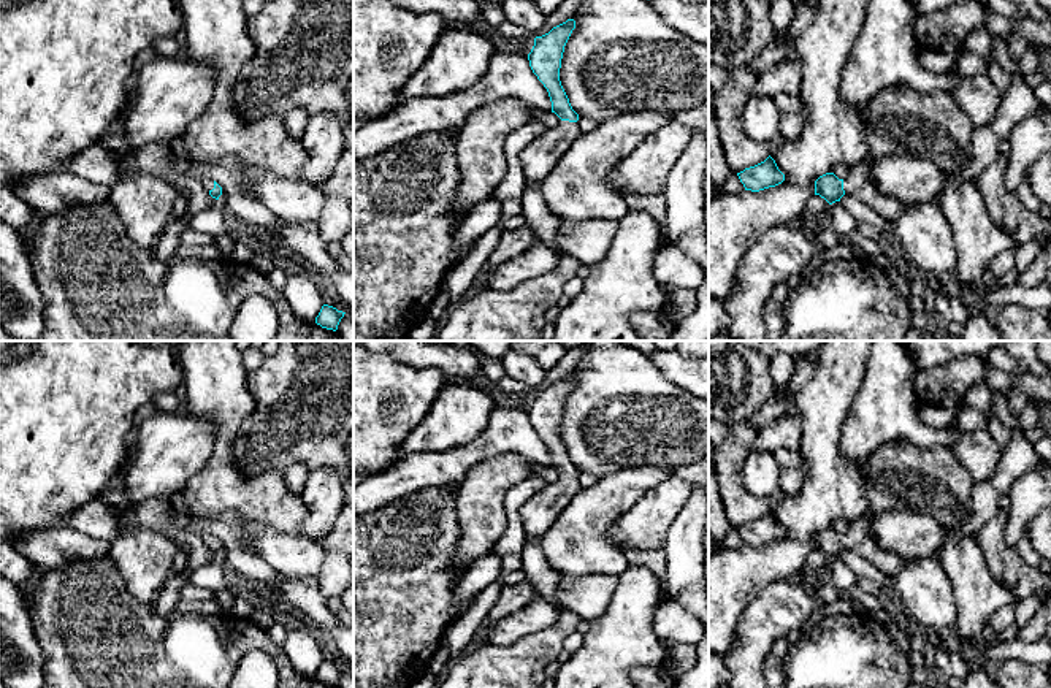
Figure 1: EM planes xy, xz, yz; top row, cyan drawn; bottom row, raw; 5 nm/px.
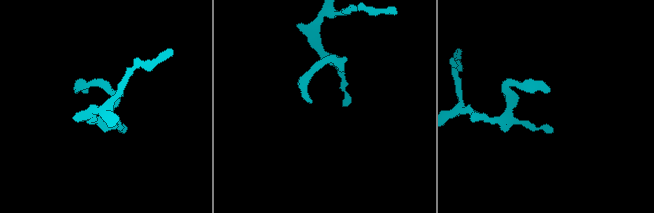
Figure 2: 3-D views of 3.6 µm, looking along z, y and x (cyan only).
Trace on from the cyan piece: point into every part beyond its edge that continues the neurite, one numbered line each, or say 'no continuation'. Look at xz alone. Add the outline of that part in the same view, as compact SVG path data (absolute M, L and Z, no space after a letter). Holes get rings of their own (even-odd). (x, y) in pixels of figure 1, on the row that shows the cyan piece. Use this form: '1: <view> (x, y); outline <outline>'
1: xz (539, 157); outline M560 120L545 127L520 154L526 178L539 185L580 135L577 122Z

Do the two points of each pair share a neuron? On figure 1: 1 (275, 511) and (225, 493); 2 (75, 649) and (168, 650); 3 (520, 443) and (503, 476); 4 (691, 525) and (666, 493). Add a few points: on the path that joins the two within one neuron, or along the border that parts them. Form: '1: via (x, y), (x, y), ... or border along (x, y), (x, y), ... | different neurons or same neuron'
1: via (262, 500), (238, 500) | same neuron
2: via (99, 649), (145, 650) | same neuron
3: border along (479, 462), (490, 454), (519, 452), (533, 463) | different neurons
4: border along (690, 484), (687, 501), (669, 527), (663, 542) | different neurons

